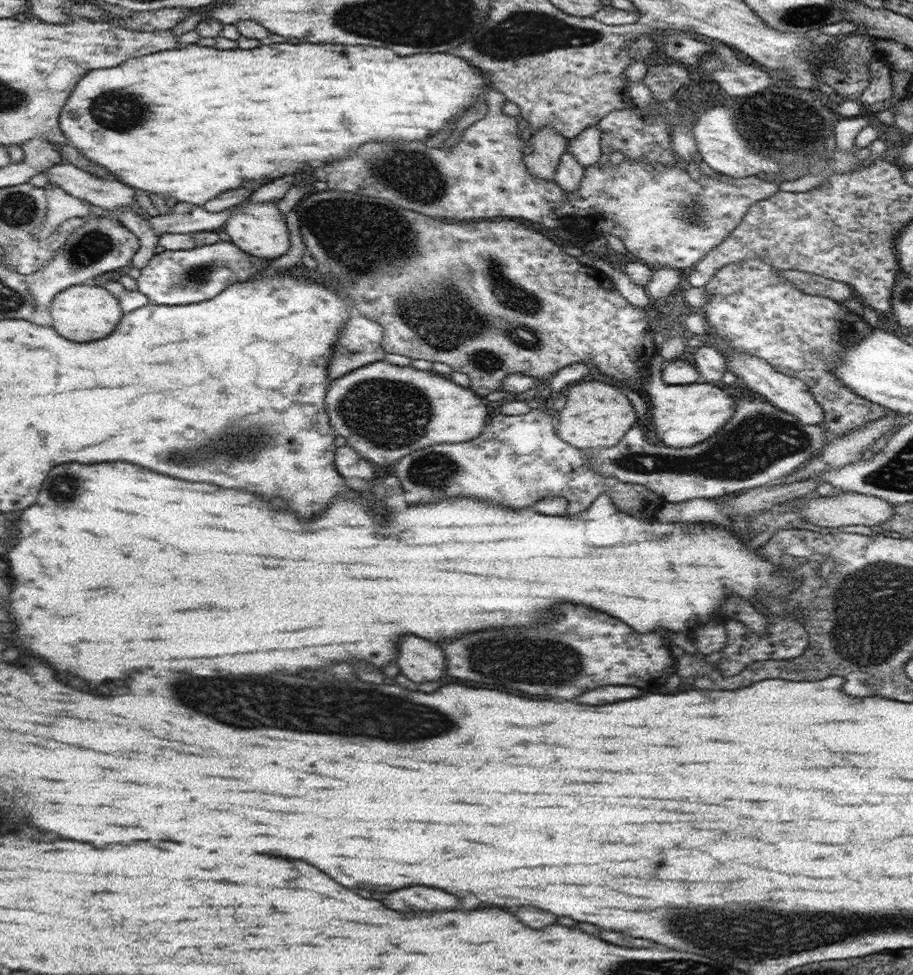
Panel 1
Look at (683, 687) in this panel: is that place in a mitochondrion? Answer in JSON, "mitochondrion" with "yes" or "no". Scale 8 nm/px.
{"mitochondrion":"no"}

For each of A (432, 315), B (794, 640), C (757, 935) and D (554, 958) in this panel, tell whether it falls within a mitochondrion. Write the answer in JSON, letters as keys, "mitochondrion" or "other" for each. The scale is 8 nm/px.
{"A":"mitochondrion","B":"other","C":"mitochondrion","D":"other"}

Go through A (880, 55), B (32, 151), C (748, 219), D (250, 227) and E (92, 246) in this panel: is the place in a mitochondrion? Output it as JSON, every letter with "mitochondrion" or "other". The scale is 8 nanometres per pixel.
{"A":"other","B":"other","C":"other","D":"other","E":"mitochondrion"}

